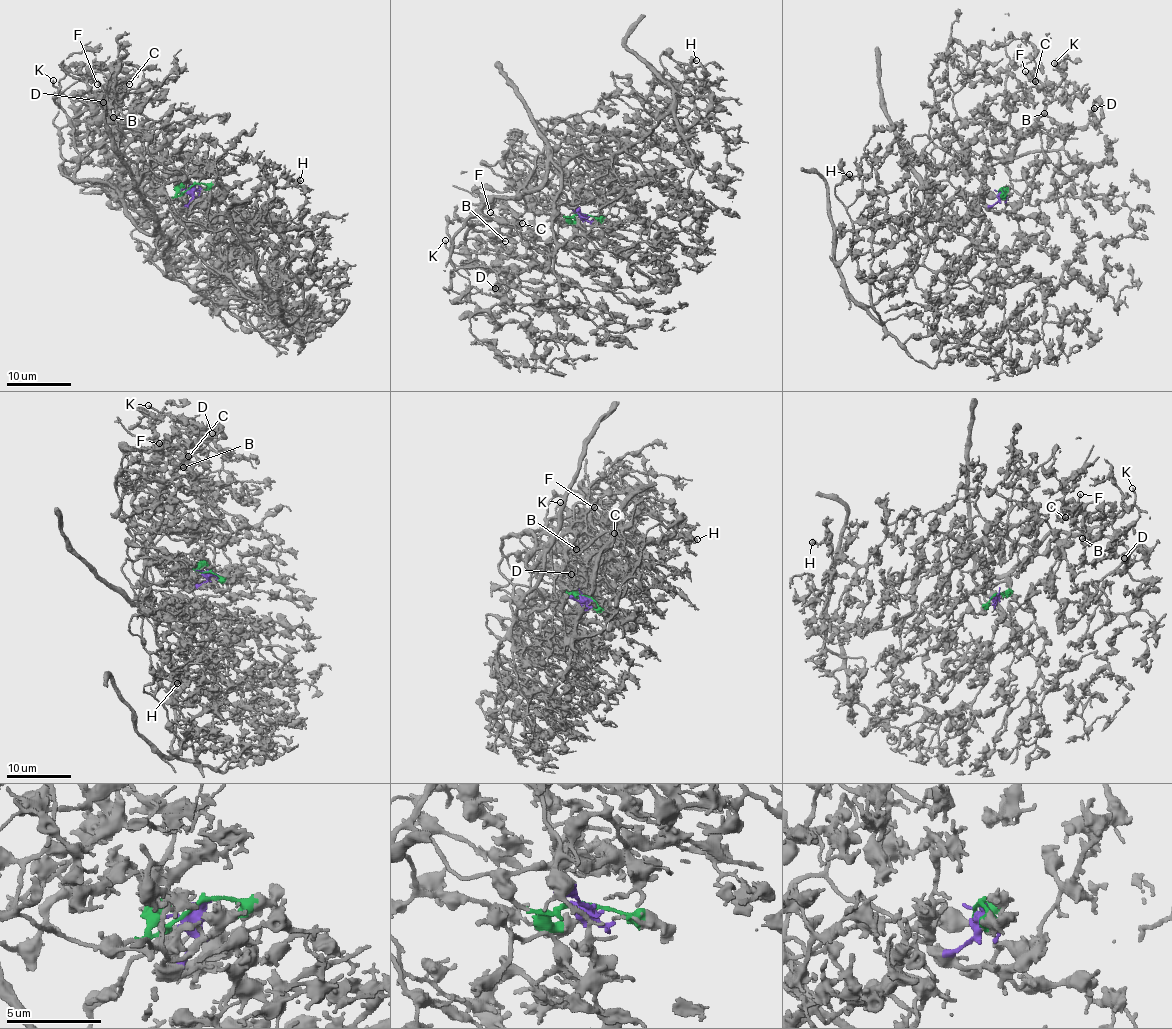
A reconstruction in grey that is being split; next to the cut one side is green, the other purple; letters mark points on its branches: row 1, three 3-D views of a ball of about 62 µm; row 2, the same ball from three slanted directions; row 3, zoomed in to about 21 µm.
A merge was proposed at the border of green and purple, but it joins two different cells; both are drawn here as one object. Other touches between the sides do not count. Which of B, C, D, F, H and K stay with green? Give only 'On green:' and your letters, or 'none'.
On green: B, C, D, F, K

